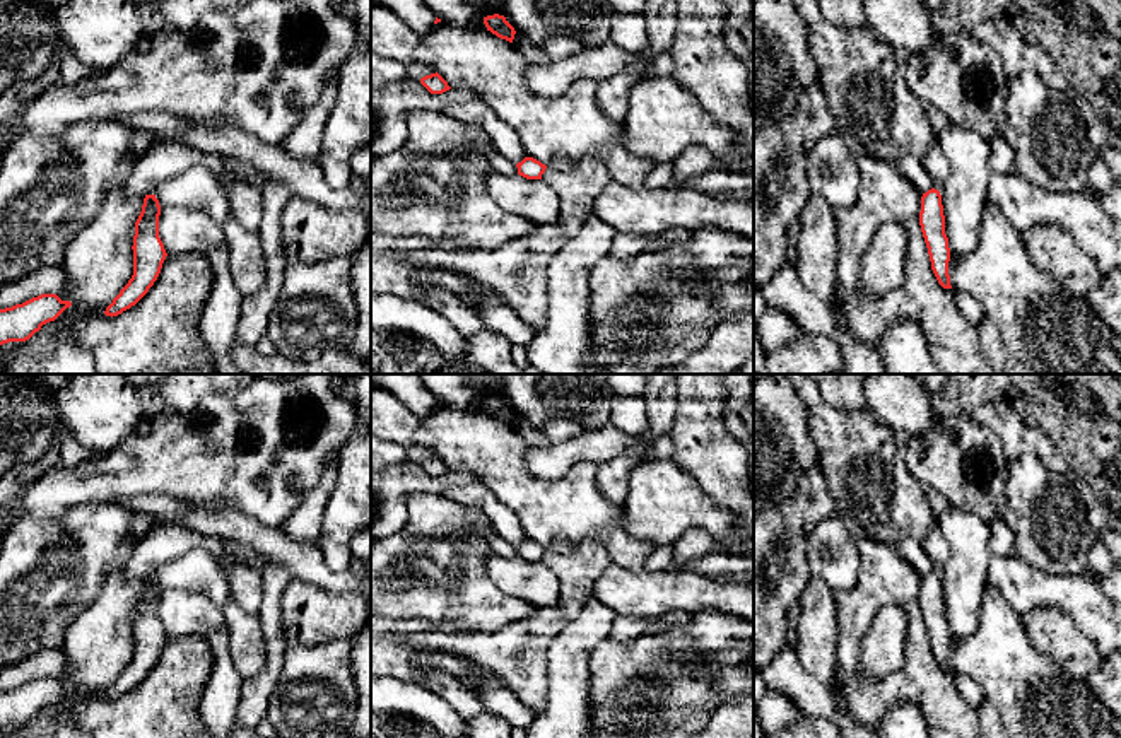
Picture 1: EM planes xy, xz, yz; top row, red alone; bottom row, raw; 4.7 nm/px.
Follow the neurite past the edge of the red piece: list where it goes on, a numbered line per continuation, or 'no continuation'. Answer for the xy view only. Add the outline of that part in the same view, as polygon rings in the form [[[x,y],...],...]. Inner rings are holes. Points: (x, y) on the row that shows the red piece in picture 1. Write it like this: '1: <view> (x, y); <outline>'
no continuation

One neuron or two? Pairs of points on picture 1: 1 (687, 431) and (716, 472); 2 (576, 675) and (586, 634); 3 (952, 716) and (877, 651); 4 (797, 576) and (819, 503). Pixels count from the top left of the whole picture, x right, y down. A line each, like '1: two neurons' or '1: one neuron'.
1: one neuron
2: one neuron
3: two neurons
4: one neuron

